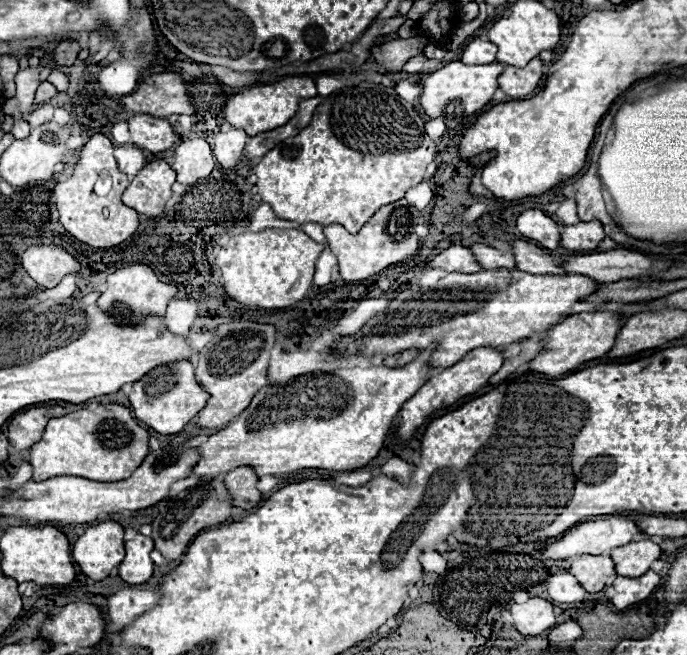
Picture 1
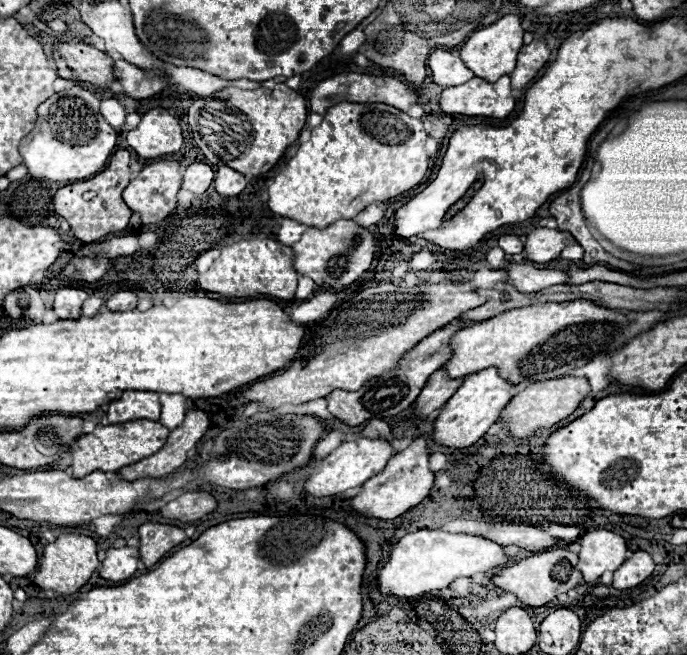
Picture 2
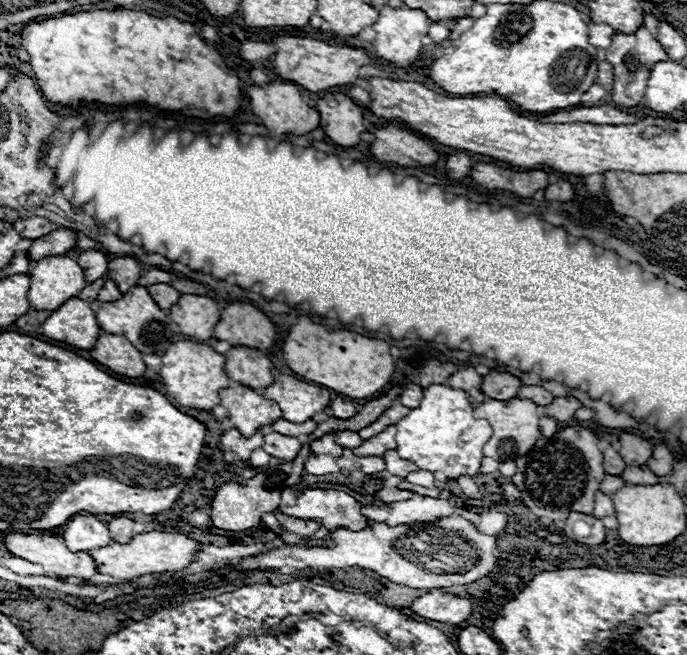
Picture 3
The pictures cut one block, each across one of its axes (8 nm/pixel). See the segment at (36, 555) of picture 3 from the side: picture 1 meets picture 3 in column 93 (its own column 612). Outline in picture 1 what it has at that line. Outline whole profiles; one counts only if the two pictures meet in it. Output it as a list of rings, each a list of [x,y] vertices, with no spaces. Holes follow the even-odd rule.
[[[582,554],[582,556],[576,556],[576,560],[572,562],[570,574],[574,574],[576,580],[588,592],[600,592],[606,586],[604,578],[616,576],[616,570],[614,570],[614,562],[610,556]]]

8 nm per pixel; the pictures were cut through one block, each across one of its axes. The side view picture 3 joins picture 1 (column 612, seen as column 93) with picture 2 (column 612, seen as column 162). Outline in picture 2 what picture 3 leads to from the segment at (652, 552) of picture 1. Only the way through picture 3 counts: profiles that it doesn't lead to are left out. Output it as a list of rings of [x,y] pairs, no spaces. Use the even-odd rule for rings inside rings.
[[[592,530],[580,536],[580,552],[576,568],[586,582],[598,582],[604,570],[616,570],[626,560],[626,542],[608,530]]]

